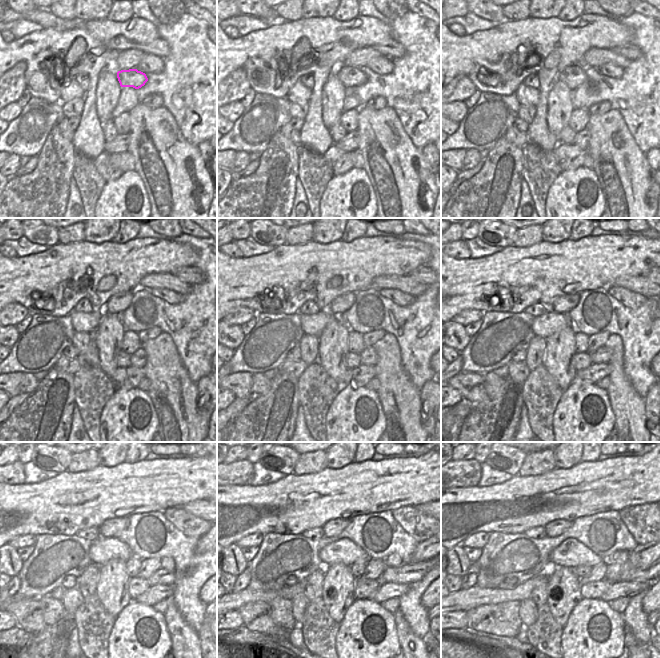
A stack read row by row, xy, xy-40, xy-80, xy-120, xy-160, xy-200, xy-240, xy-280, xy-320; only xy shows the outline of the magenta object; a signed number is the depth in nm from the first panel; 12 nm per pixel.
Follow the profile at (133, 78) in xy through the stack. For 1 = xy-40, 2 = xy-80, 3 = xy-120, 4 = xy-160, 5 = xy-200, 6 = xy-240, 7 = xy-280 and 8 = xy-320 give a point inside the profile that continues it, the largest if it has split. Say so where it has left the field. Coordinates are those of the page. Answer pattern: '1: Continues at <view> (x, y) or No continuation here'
1: Continues at xy-40 (350, 76)
2: Continues at xy-80 (573, 76)
3: Continues at xy-120 (118, 303)
4: Continues at xy-160 (342, 303)
5: Continues at xy-200 (563, 304)
6: Continues at xy-240 (110, 527)
7: Continues at xy-280 (334, 527)
8: Continues at xy-320 (553, 529).

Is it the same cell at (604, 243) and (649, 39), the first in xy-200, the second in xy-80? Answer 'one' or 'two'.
two

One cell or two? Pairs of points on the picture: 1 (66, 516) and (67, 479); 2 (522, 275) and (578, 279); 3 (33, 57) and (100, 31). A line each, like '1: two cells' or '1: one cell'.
1: one cell
2: one cell
3: one cell

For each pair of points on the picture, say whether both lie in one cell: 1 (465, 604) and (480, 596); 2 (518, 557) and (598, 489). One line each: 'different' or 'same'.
1: same
2: different

